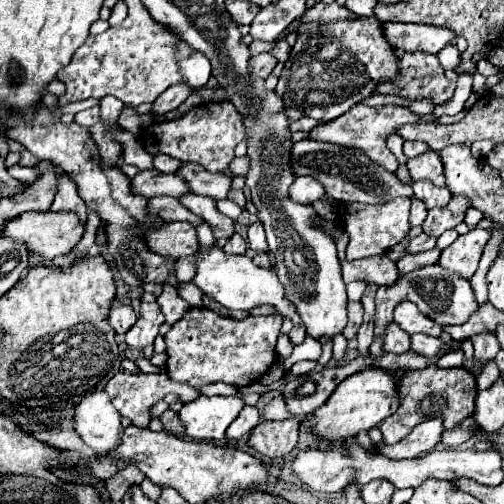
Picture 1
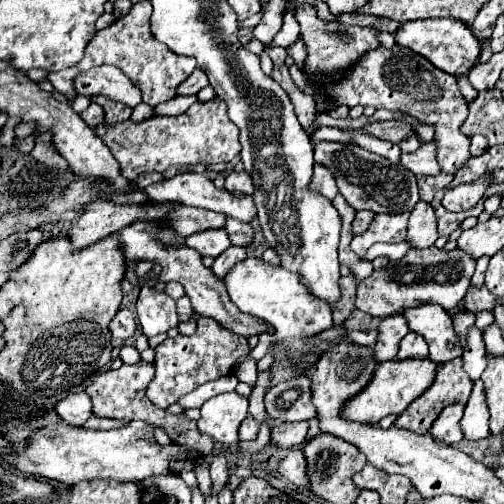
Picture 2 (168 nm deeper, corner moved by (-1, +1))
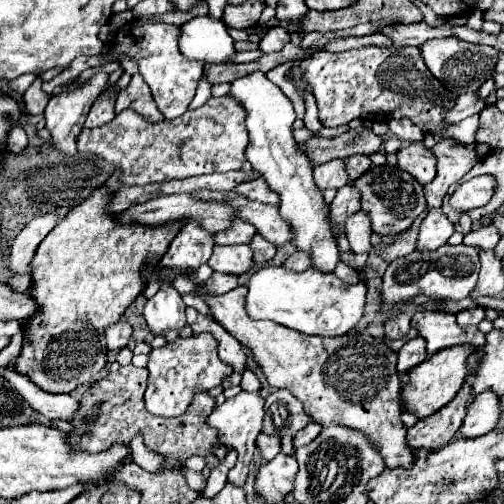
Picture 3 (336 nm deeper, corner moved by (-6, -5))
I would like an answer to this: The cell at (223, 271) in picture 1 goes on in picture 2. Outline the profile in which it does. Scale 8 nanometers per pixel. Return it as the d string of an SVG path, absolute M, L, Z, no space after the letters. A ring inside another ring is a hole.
M246 258L242 264L234 266L234 272L224 278L224 284L228 288L230 300L240 312L266 320L276 328L271 337L259 339L259 343L249 354L256 361L268 351L273 354L274 362L270 366L271 386L300 375L302 370L315 364L330 345L327 341L318 340L314 344L310 340L318 336L314 334L332 328L334 322L330 306L324 300L316 298L306 284L302 284L300 274L292 274L282 266L270 266L262 258ZM309 348L312 348L311 351ZM310 353L314 353L314 359L310 359Z

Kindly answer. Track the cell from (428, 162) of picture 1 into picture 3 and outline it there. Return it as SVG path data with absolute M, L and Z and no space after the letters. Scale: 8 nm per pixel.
M423 142L403 146L397 152L397 160L399 160L399 168L409 172L421 184L429 184L437 174L435 154L433 150L427 150Z

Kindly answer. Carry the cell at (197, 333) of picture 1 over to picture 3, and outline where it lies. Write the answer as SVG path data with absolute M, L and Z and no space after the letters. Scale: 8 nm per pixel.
M203 332L191 338L177 338L163 348L155 348L149 352L149 384L145 390L145 408L155 416L179 416L193 402L193 394L205 392L213 386L219 386L229 376L229 366L223 364L217 356L219 344L217 340Z

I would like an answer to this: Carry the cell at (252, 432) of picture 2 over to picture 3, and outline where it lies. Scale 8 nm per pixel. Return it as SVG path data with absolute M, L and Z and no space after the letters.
M259 434L257 438L257 450L261 452L261 456L265 460L273 460L279 452L281 452L281 444L279 444L279 438L275 436L269 436L269 434Z

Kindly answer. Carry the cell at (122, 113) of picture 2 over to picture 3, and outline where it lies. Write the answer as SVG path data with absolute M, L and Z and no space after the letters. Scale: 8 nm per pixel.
M135 74L133 80L131 80L131 84L115 100L115 114L119 114L125 108L135 110L137 114L145 116L149 122L163 120L163 114L157 110L153 98L151 98L151 90L143 82L141 74Z

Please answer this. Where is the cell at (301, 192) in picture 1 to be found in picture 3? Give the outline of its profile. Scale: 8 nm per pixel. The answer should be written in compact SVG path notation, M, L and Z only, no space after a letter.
M329 160L329 162L325 162L325 164L315 166L313 176L315 176L315 184L317 184L321 190L327 190L327 188L339 190L339 188L343 188L345 184L349 184L349 176L347 176L345 164L343 164L341 160Z

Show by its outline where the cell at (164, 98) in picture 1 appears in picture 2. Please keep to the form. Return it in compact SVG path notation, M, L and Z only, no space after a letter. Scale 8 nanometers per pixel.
M196 68L196 70L188 76L188 80L184 80L184 82L178 86L178 94L182 94L182 96L198 94L204 86L208 86L208 76L206 76L200 68Z

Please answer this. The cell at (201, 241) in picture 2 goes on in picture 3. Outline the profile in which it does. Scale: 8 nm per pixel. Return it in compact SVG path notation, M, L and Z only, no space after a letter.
M235 244L235 246L215 246L209 262L215 272L227 272L227 274L243 274L253 266L253 252L247 244Z

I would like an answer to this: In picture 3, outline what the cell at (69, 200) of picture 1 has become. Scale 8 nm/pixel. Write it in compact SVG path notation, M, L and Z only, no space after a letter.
M105 72L95 74L85 86L73 92L61 92L51 96L45 108L47 130L51 132L51 146L61 154L77 154L77 136L83 130L85 116L93 106L95 98L107 86L109 76Z

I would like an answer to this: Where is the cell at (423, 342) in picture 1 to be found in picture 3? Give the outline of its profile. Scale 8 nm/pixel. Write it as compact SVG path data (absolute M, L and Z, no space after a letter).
M417 336L417 338L411 338L409 342L405 342L403 348L397 352L397 356L399 356L399 360L397 360L397 374L401 376L401 380L407 380L407 372L427 358L423 338Z

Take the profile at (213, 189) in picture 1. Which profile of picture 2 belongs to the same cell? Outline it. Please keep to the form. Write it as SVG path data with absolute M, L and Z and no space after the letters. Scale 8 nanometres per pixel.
M232 172L226 178L226 190L228 192L242 192L242 194L252 194L254 192L254 182L252 176L248 176L246 172Z

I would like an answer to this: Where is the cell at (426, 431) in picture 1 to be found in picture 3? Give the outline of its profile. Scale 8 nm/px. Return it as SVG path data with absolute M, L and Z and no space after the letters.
M483 392L467 408L461 426L461 436L463 438L483 436L495 428L497 420L499 420L499 398L493 392Z

